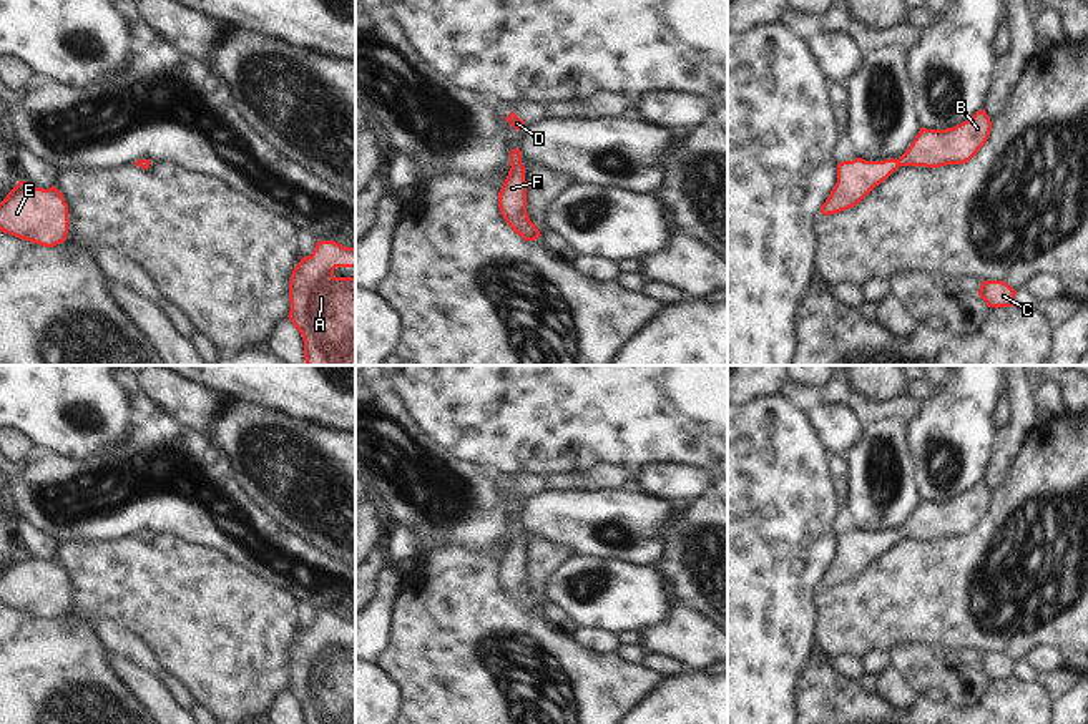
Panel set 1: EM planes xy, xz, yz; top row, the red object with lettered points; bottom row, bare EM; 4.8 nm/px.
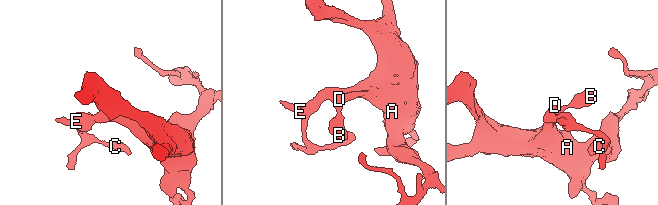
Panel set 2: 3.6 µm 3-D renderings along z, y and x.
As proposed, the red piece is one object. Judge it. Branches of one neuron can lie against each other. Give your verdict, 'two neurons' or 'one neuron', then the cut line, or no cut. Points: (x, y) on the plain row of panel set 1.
one neuron; cut none

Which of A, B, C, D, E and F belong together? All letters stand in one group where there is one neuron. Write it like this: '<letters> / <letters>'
A B C D E F

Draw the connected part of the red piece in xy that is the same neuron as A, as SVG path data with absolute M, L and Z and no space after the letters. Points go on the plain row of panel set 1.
M317 613L314 623L294 639L289 654L289 692L301 704L304 724L355 724L355 649L336 649L336 639L355 639L355 621L336 613Z

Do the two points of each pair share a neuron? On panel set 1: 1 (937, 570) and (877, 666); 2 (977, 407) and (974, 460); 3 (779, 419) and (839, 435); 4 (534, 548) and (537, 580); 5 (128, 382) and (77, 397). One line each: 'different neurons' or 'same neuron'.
1: different neurons
2: same neuron
3: different neurons
4: same neuron
5: different neurons

